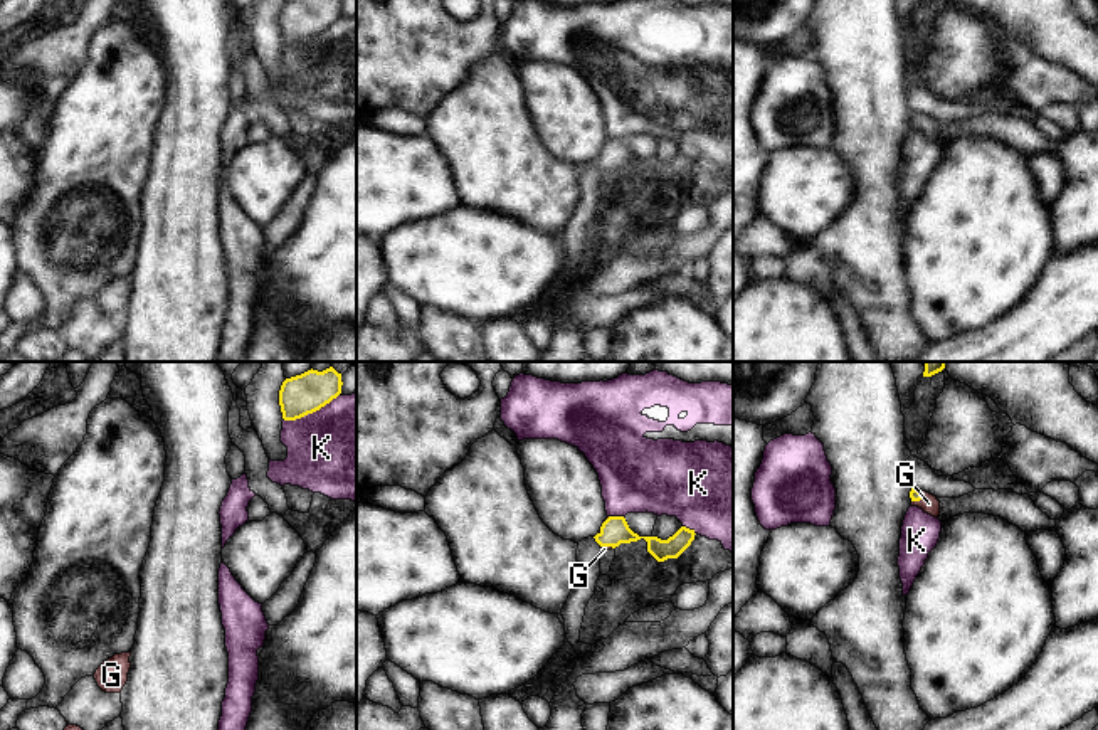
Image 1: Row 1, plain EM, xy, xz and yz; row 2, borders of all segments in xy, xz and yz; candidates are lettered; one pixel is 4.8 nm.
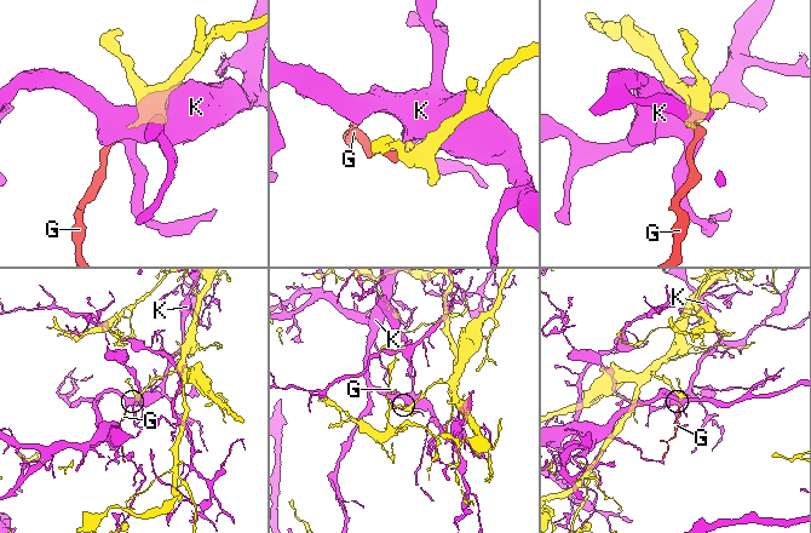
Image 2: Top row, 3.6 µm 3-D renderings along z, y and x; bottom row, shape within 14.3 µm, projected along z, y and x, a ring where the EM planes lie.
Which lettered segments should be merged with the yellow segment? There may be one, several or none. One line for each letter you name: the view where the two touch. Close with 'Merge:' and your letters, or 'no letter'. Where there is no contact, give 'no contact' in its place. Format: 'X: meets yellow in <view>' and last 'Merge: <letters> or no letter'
G: meets yellow in yz
Merge: G

